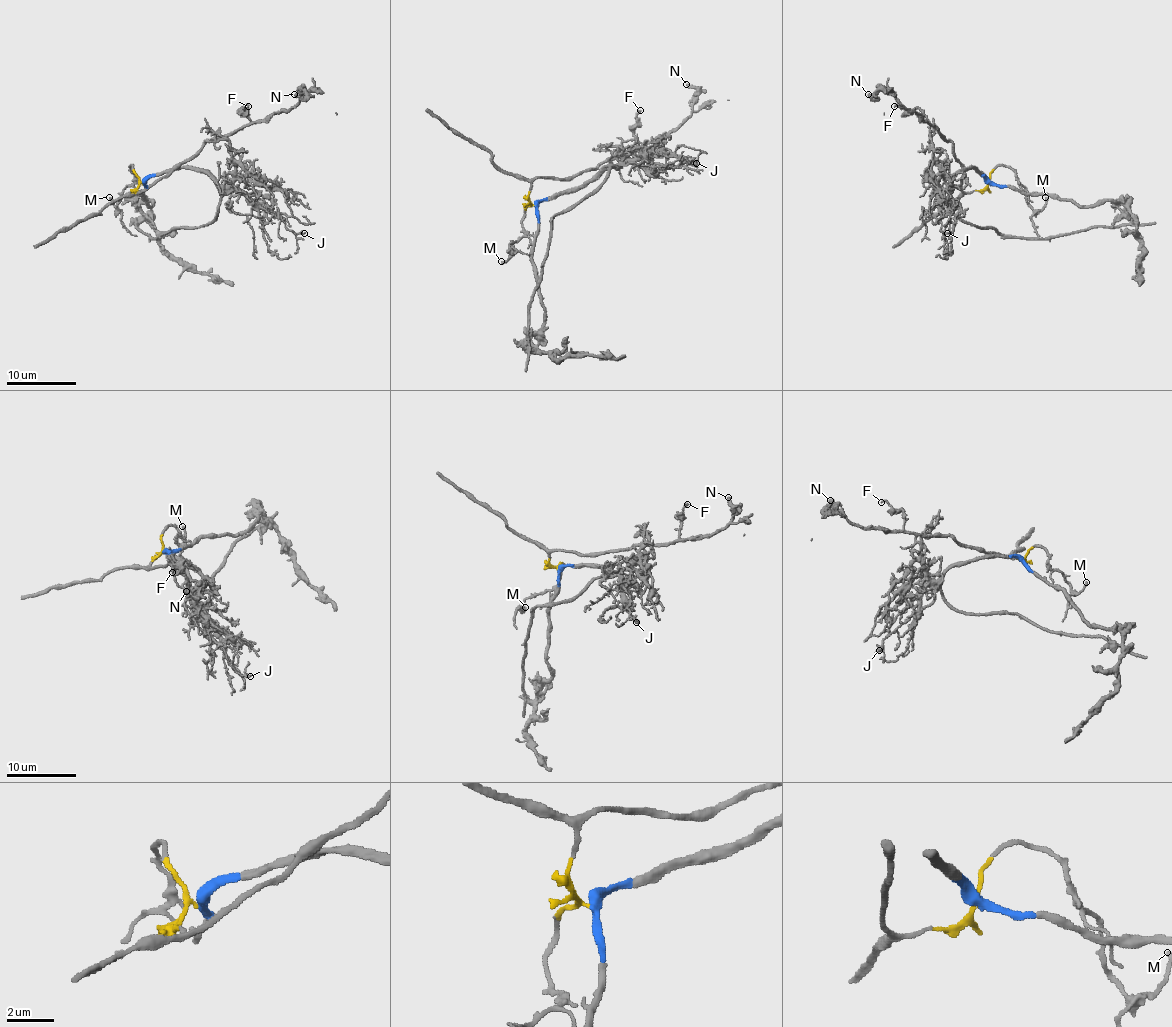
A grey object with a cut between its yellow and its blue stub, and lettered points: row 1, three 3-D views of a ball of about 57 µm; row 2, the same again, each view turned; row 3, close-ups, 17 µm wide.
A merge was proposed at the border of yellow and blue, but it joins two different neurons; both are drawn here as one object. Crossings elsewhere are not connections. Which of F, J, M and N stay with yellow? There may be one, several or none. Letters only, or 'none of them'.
F, M, N

